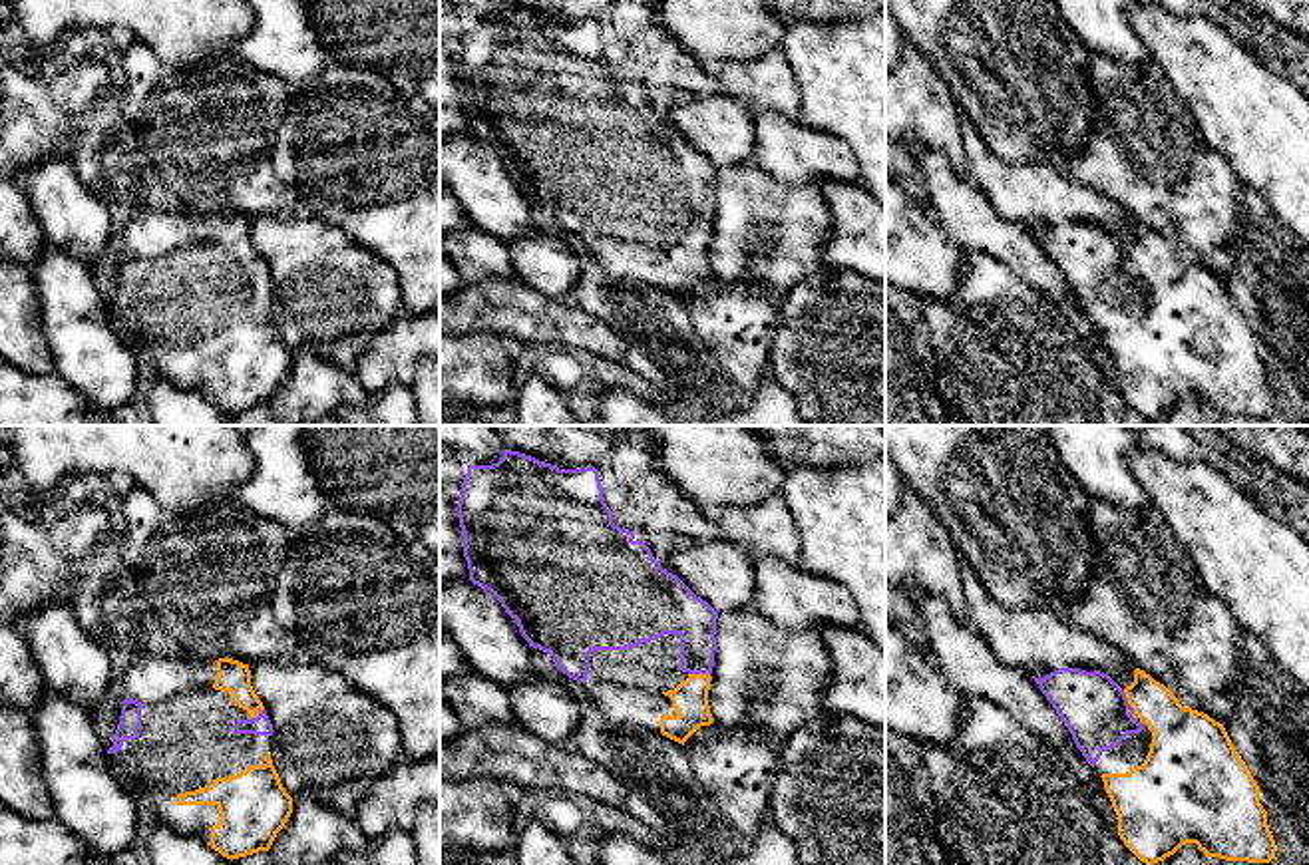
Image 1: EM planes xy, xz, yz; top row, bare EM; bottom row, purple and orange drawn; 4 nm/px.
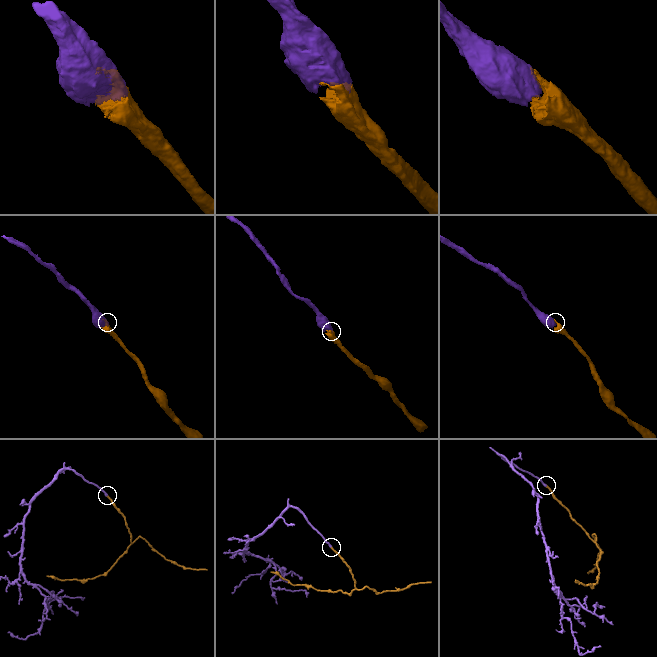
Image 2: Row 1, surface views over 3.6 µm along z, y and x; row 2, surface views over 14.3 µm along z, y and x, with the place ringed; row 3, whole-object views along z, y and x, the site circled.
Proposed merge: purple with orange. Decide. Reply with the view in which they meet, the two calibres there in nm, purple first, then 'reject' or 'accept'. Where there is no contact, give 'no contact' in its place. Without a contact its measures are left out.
contact in yz; calibres 280 and 220 nm; accept

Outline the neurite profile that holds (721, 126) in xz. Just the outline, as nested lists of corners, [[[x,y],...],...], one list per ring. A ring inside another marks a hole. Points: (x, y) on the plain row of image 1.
[[[730,93],[680,99],[670,109],[674,129],[718,169],[754,163],[754,113]]]

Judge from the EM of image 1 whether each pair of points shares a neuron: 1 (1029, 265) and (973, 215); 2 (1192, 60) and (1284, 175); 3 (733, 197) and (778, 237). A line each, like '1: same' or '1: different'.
1: same
2: same
3: same

